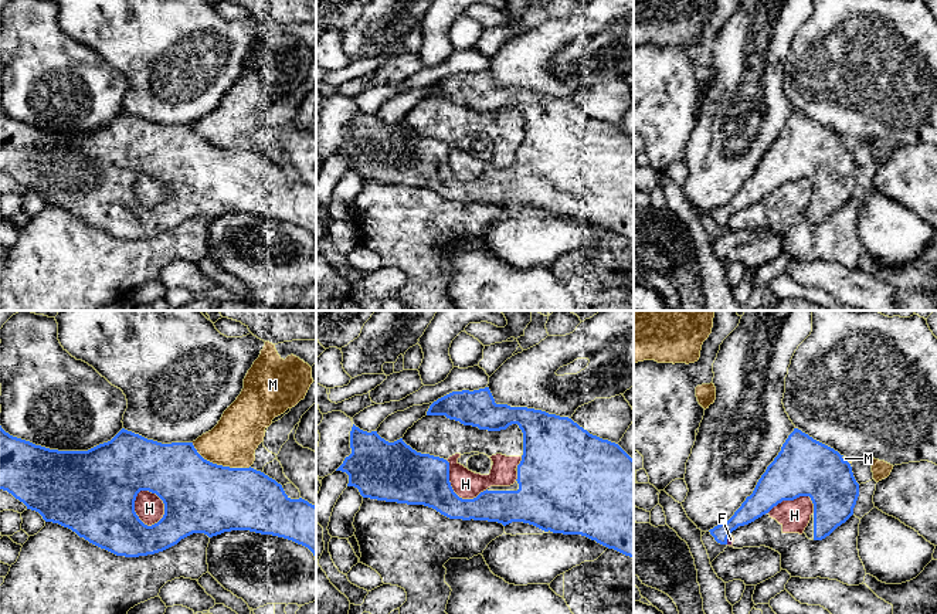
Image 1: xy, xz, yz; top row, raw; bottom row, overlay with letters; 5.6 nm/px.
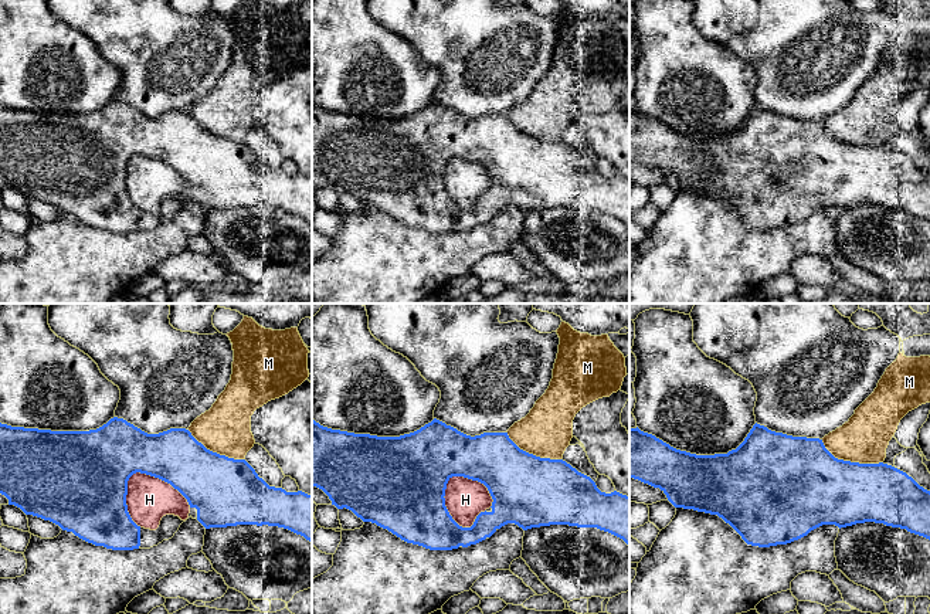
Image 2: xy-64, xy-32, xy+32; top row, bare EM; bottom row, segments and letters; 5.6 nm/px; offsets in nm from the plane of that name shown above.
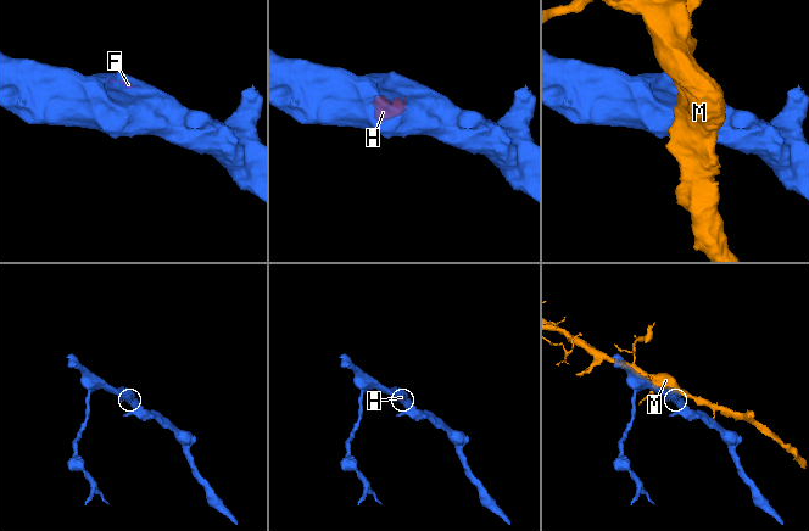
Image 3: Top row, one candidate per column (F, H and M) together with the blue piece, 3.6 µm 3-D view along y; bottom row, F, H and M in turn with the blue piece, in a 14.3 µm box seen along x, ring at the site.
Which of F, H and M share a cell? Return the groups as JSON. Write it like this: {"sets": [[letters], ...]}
{"sets": [["F", "H"], ["M"]]}

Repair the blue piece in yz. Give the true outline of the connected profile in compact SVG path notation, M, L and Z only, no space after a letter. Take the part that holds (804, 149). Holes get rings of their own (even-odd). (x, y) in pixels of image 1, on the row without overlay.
M794 111L753 176L727 204L710 211L710 217L717 225L727 227L729 218L739 208L754 204L782 183L809 179L814 196L804 216L811 223L825 221L853 197L859 179L852 149L842 139Z

